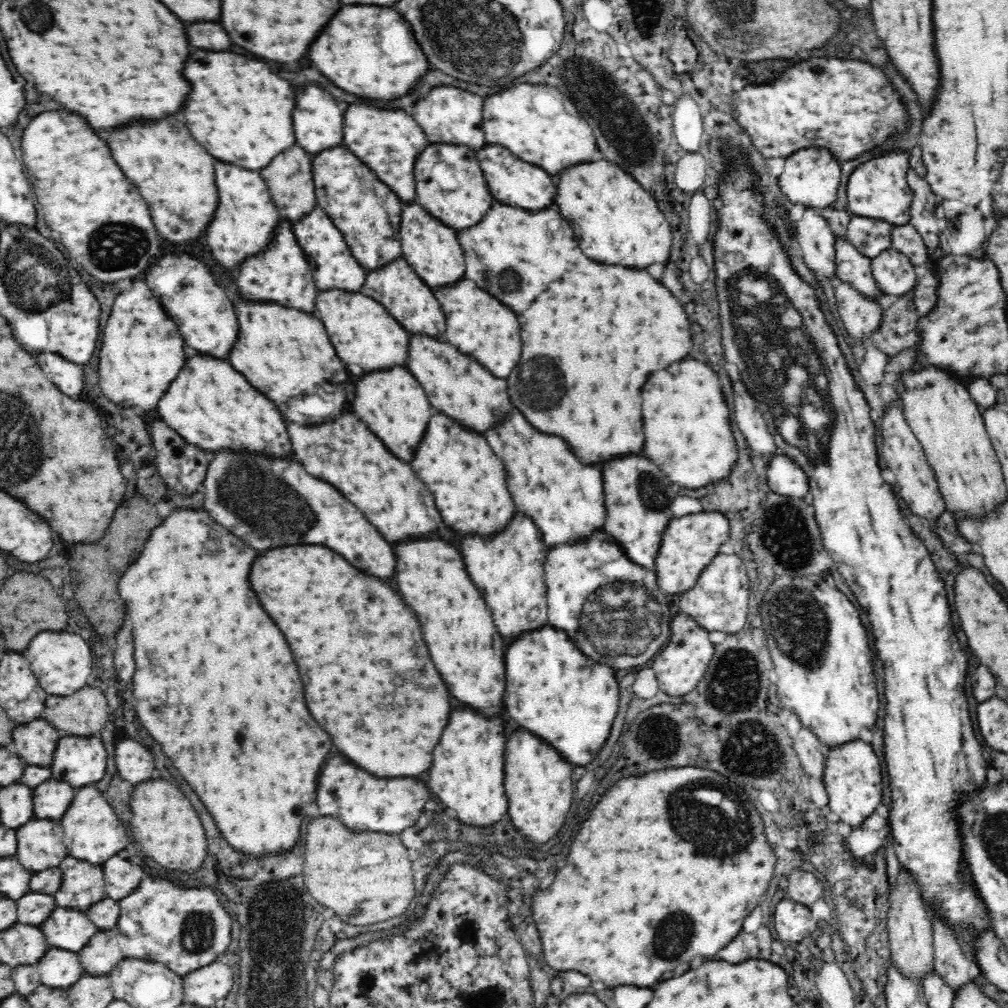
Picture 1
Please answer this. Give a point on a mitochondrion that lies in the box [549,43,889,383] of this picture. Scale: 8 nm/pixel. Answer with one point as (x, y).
(616, 110)

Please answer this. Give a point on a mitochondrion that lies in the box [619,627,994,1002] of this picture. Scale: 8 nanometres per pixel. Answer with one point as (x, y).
(718, 836)

